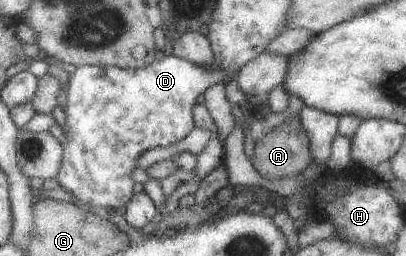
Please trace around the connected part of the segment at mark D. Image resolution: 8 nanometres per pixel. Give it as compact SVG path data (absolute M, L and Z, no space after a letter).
M173 53L136 69L105 65L77 67L68 77L62 99L66 143L63 146L62 165L56 174L58 185L78 203L92 207L101 214L120 211L134 195L132 171L137 168L136 159L140 154L146 149L170 147L182 141L194 129L192 107L201 101L203 93L214 84L225 85L228 81L236 81L238 74L228 77L216 61L212 61L212 65L206 69L206 65L180 59Z

